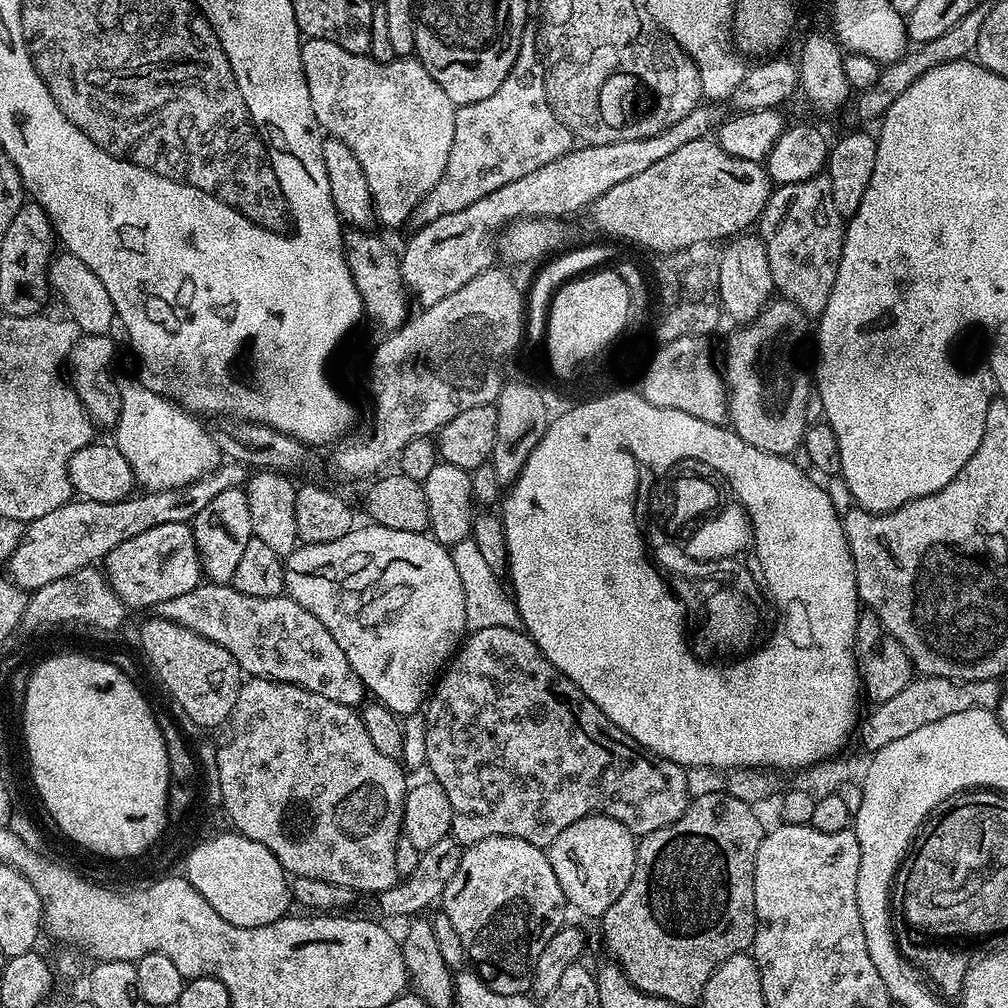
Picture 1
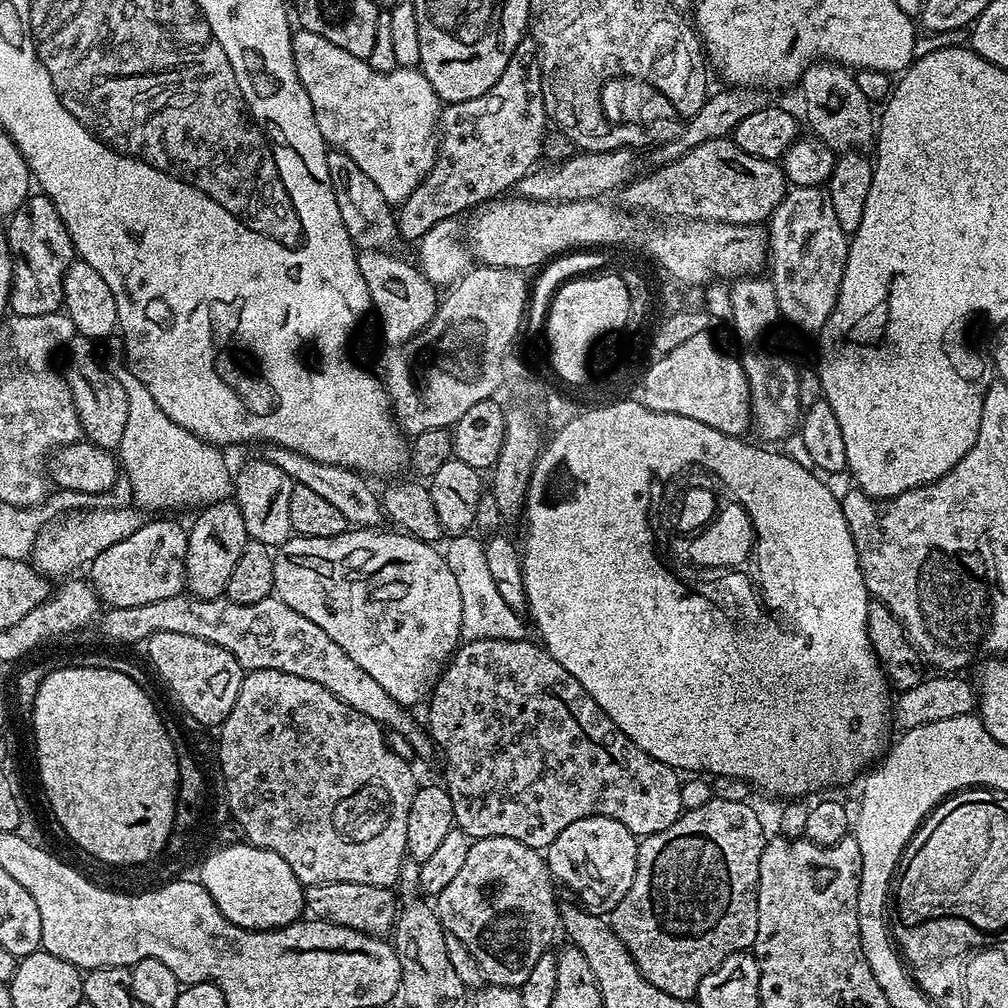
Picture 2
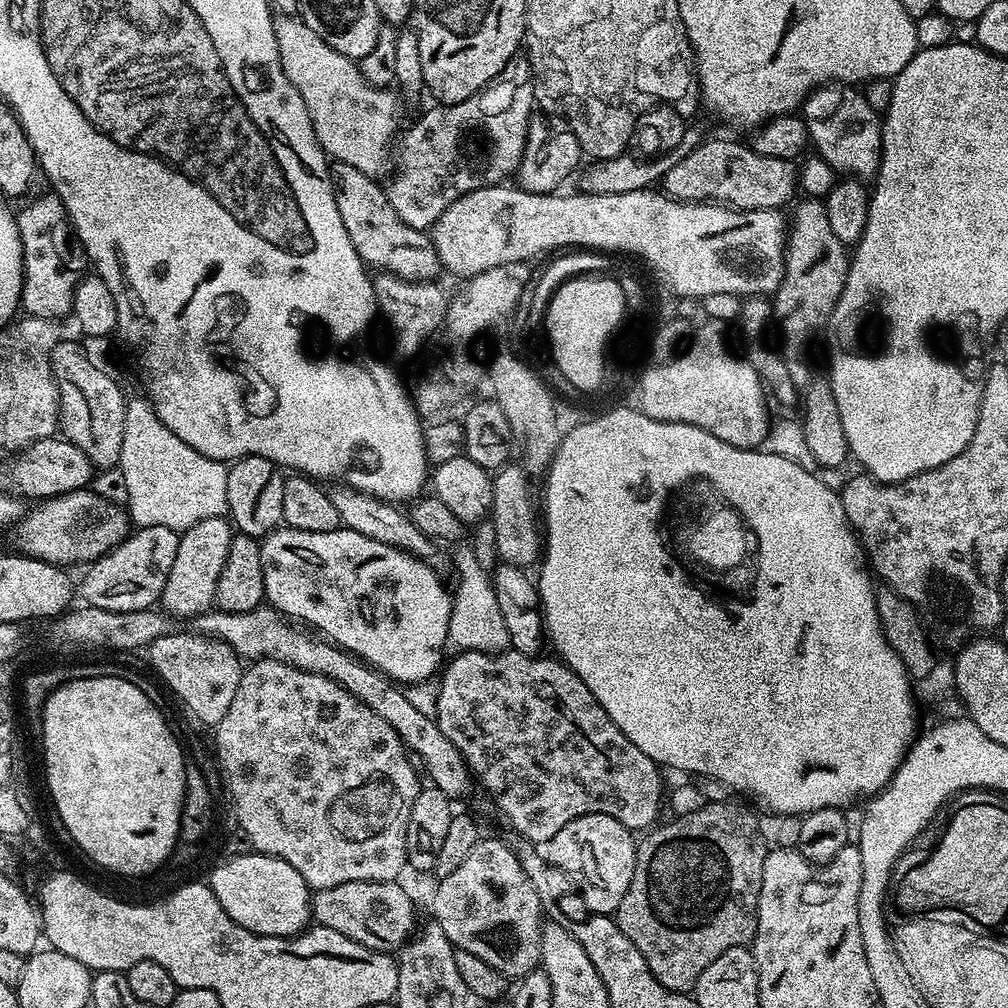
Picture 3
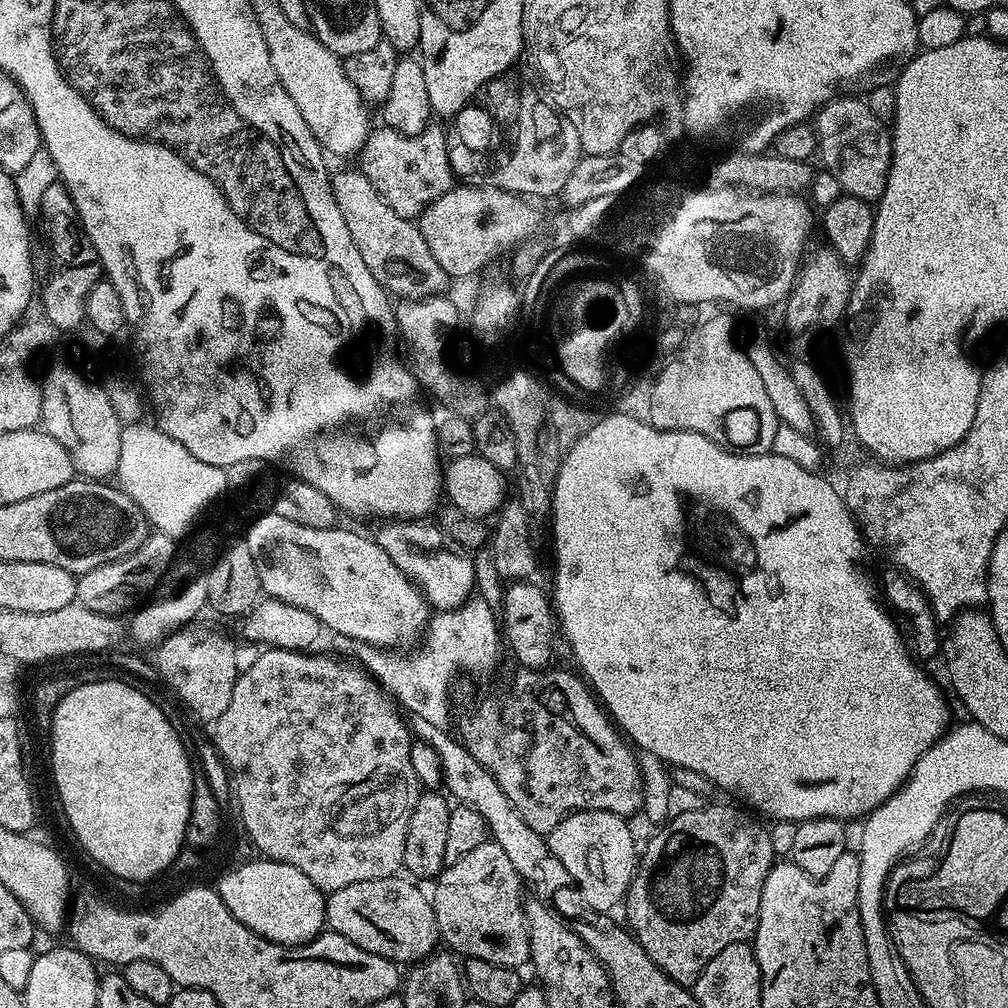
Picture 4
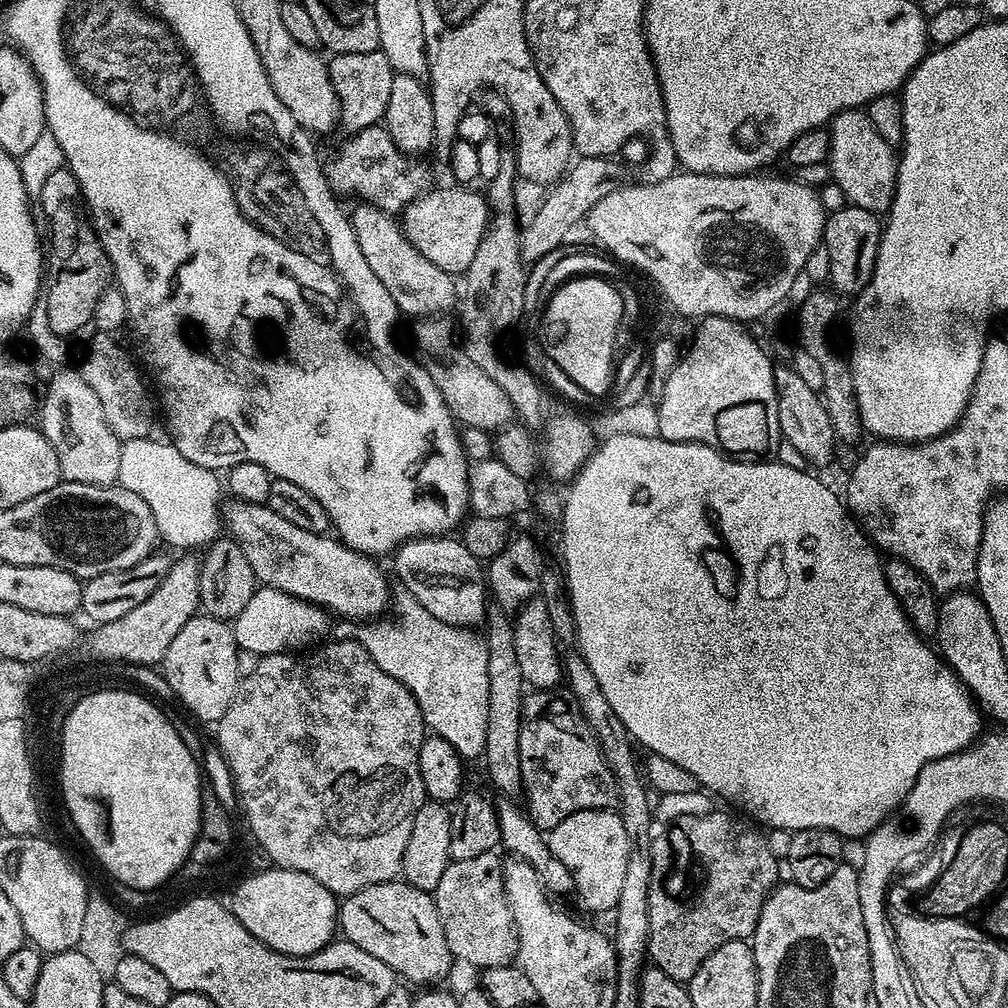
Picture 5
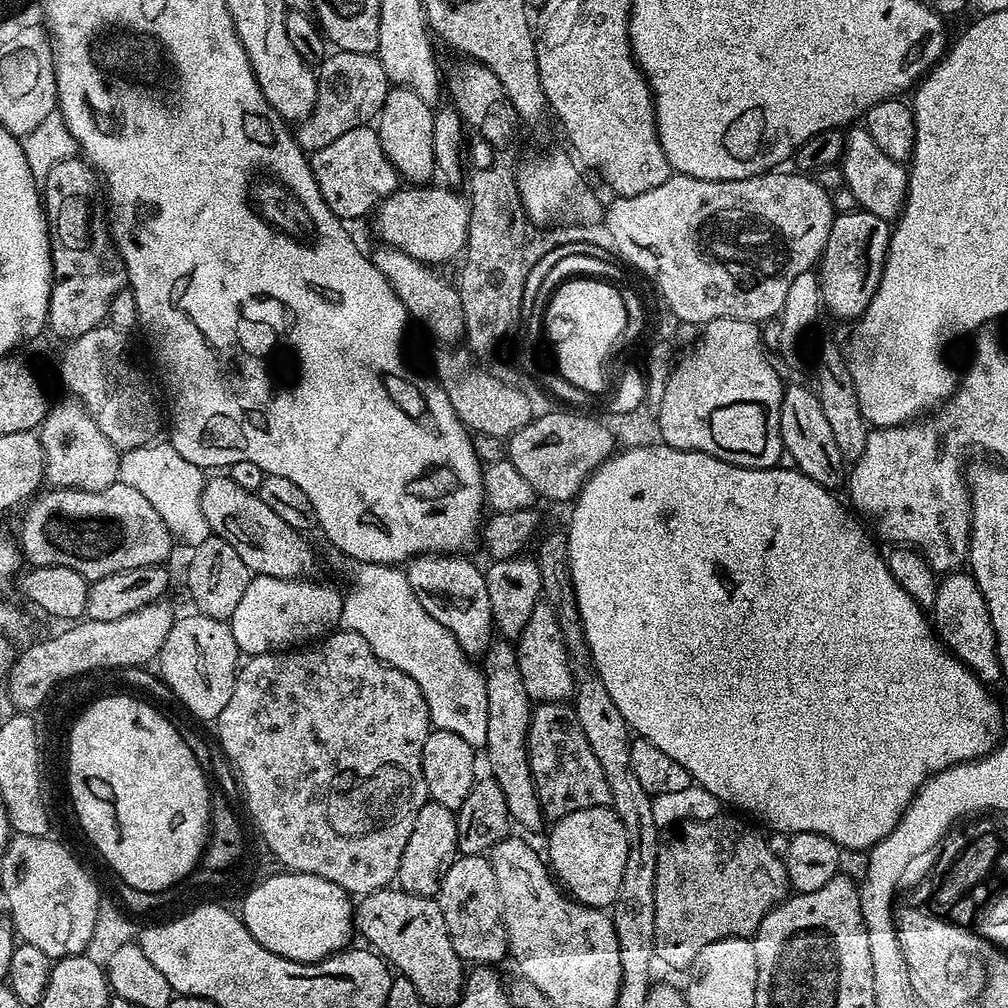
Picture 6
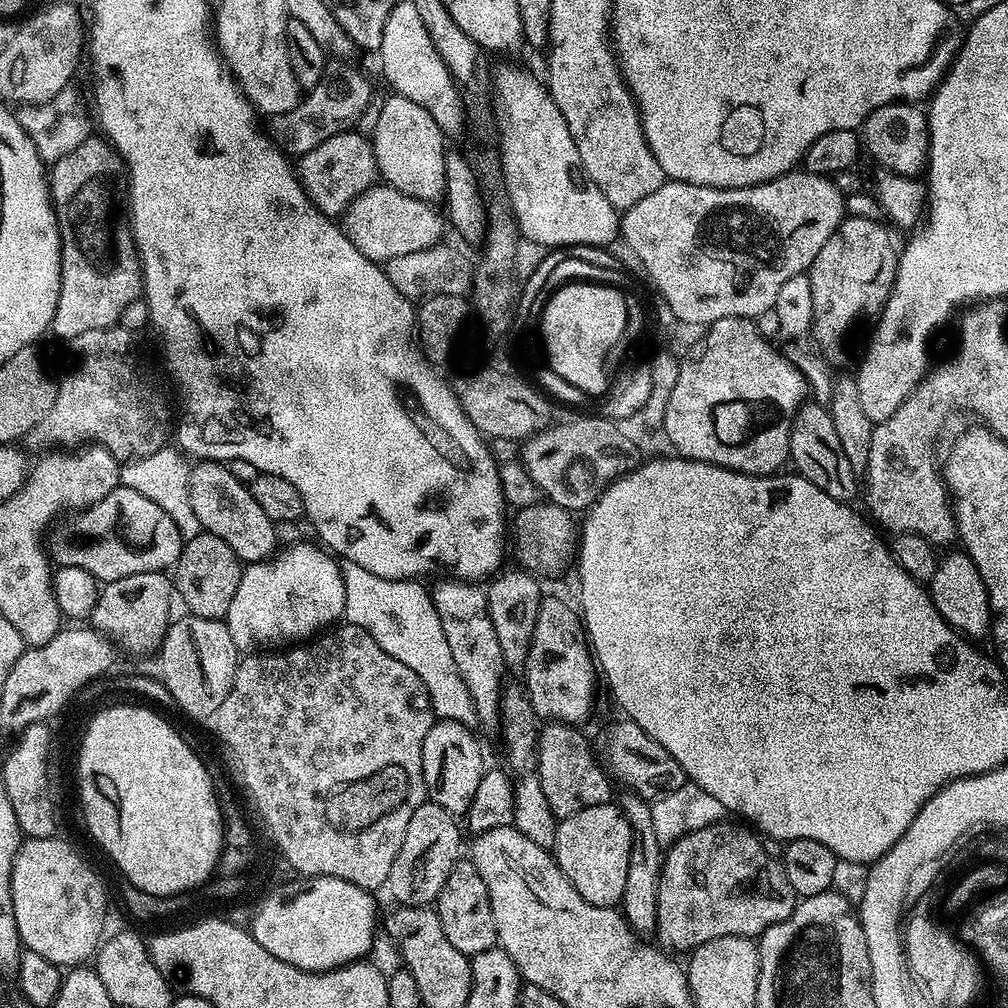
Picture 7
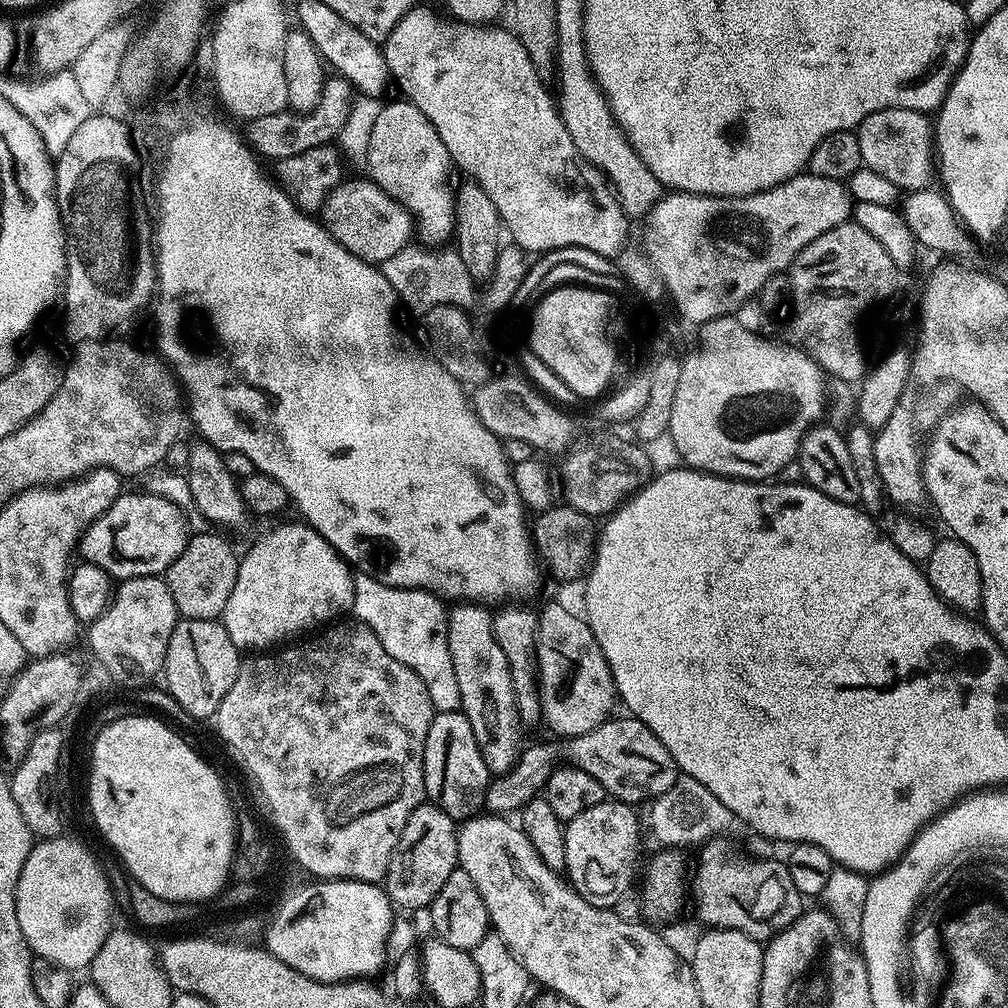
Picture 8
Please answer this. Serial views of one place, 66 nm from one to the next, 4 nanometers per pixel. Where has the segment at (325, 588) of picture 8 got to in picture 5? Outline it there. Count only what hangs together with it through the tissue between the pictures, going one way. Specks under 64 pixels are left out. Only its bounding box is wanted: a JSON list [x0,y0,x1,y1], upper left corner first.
[231,586,330,658]

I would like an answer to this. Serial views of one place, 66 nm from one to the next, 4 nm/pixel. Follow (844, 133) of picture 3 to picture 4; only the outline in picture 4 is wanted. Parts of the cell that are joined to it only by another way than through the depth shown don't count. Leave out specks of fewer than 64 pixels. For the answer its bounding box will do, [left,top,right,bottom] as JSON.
[814,94,892,201]

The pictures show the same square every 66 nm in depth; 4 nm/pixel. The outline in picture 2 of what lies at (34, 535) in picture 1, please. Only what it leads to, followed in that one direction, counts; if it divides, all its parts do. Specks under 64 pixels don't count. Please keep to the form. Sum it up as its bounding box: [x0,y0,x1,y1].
[30,506,146,578]

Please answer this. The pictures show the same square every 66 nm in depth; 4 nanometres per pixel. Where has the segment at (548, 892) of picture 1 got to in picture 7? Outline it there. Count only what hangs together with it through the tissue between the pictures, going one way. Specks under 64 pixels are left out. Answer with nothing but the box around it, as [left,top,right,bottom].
[434,859,497,958]

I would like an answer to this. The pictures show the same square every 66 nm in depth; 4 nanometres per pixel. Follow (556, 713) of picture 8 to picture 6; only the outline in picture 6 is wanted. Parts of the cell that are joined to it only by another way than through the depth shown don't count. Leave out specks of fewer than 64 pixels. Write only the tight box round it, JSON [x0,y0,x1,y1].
[514,602,573,704]

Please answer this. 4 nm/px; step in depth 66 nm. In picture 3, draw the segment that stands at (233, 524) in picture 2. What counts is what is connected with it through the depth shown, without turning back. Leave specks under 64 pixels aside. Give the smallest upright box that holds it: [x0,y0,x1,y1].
[163,516,234,618]

